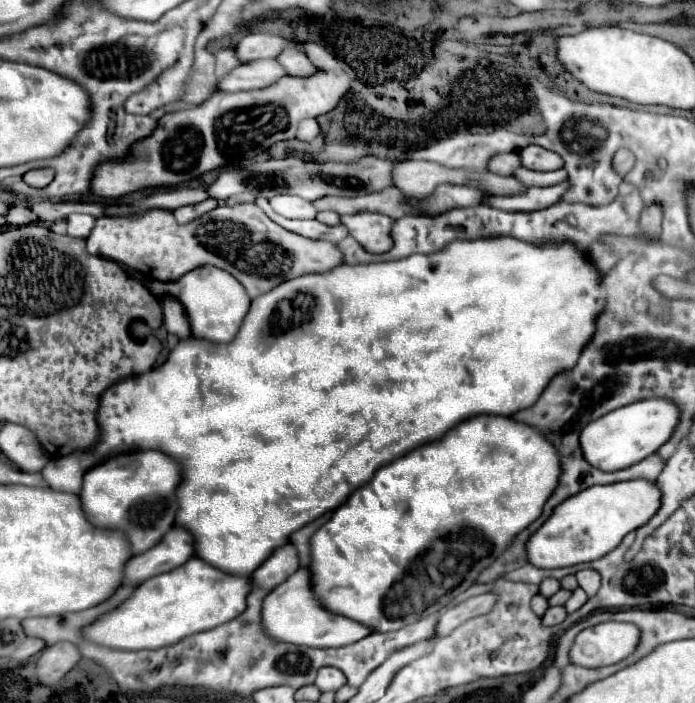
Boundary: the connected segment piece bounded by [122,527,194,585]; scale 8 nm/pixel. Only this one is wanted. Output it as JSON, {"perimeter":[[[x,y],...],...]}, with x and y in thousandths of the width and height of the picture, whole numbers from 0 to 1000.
{"perimeter":[[[247,750],[227,775],[204,789],[184,795],[178,807],[176,832],[199,832],[222,818],[239,815],[273,795],[279,789],[276,764],[259,750]]]}

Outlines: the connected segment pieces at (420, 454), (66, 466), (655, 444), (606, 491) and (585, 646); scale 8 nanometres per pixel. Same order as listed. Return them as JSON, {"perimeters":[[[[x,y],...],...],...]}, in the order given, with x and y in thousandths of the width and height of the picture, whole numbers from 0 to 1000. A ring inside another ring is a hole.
{"perimeters":[[[[688,590],[682,596],[673,596],[668,602],[662,602],[659,607],[653,607],[639,624],[607,633],[590,644],[584,644],[581,650],[547,664],[541,670],[541,676],[535,679],[535,684],[529,684],[527,690],[515,693],[498,716],[492,716],[481,730],[478,738],[469,741],[446,767],[446,826],[449,826],[449,841],[458,849],[458,855],[463,858],[466,866],[472,866],[475,872],[483,875],[495,875],[504,878],[512,886],[524,886],[529,895],[535,898],[570,898],[578,895],[587,886],[601,883],[610,875],[619,875],[630,866],[636,866],[653,846],[665,844],[668,838],[668,824],[671,824],[671,792],[673,792],[673,824],[671,824],[671,835],[676,835],[682,829],[682,824],[688,821],[688,815],[702,807],[717,787],[722,787],[731,772],[754,752],[760,750],[768,738],[777,735],[780,730],[780,718],[786,716],[786,710],[794,704],[800,687],[803,687],[803,676],[806,676],[806,659],[803,659],[803,644],[797,642],[797,636],[791,633],[791,627],[777,619],[768,607],[760,607],[754,602],[737,599],[734,593],[714,593],[714,590]]],[[[86,650],[69,656],[69,661],[58,670],[66,687],[81,698],[112,701],[118,693],[121,667],[112,659],[112,650]]],[[[929,568],[892,582],[883,582],[863,596],[849,599],[835,619],[837,647],[852,664],[863,670],[889,670],[901,667],[932,647],[938,647],[961,622],[967,619],[976,602],[976,579],[961,568]]],[[[927,681],[895,684],[881,690],[855,690],[820,710],[812,710],[806,721],[763,761],[757,770],[757,795],[777,809],[820,807],[832,801],[849,801],[878,787],[895,764],[915,750],[927,747],[950,718],[950,698],[941,687]]],[[[872,883],[835,898],[820,923],[820,943],[835,949],[872,949],[904,935],[921,898],[909,886]]]]}

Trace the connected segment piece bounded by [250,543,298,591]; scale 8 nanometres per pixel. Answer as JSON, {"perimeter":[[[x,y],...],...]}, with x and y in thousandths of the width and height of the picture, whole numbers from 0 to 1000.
{"perimeter":[[[409,775],[403,781],[397,781],[360,821],[363,838],[394,838],[397,832],[403,832],[406,826],[412,826],[423,812],[429,809],[429,792],[426,792],[426,781],[420,775]]]}

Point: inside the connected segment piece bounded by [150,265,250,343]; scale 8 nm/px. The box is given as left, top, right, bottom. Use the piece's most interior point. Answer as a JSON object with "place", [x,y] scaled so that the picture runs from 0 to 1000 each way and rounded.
{"place":[309,430]}

